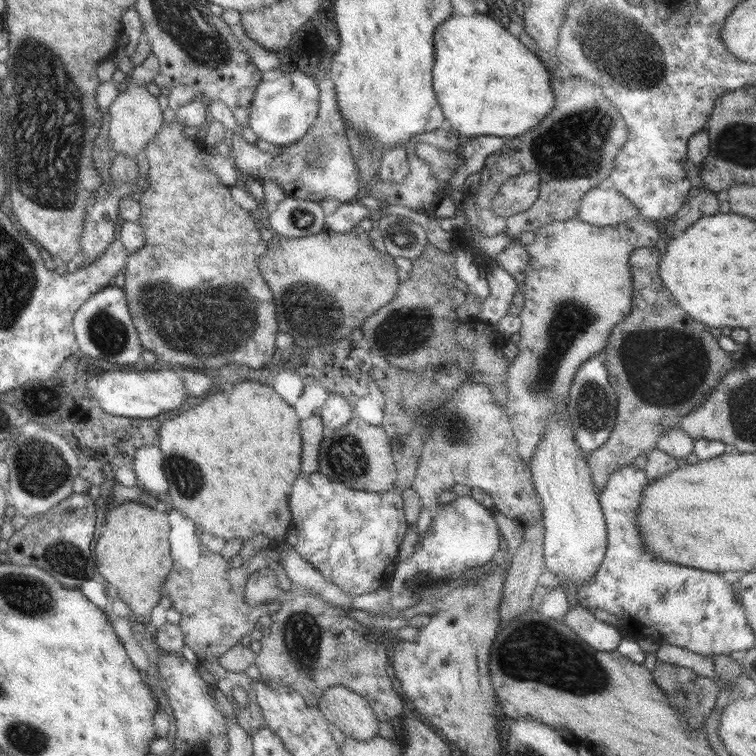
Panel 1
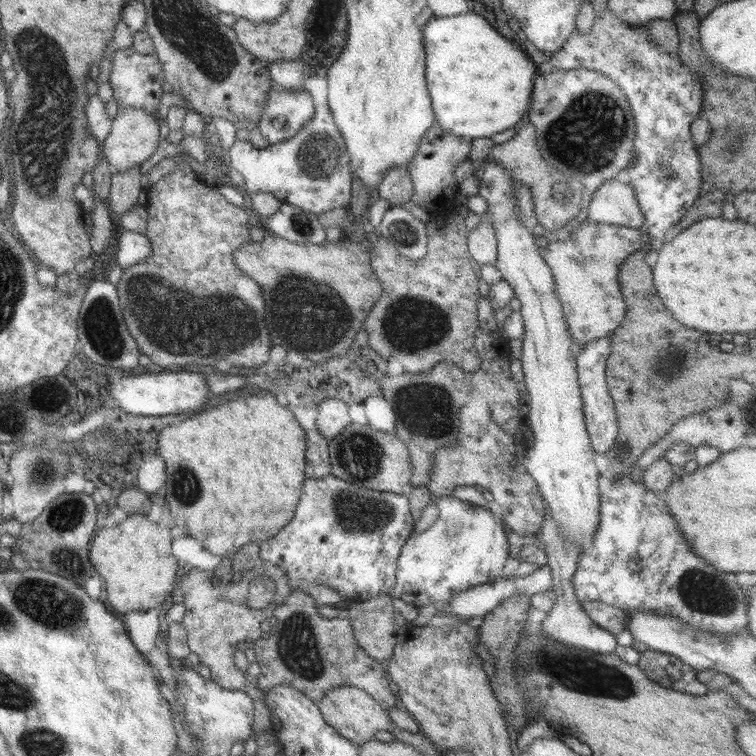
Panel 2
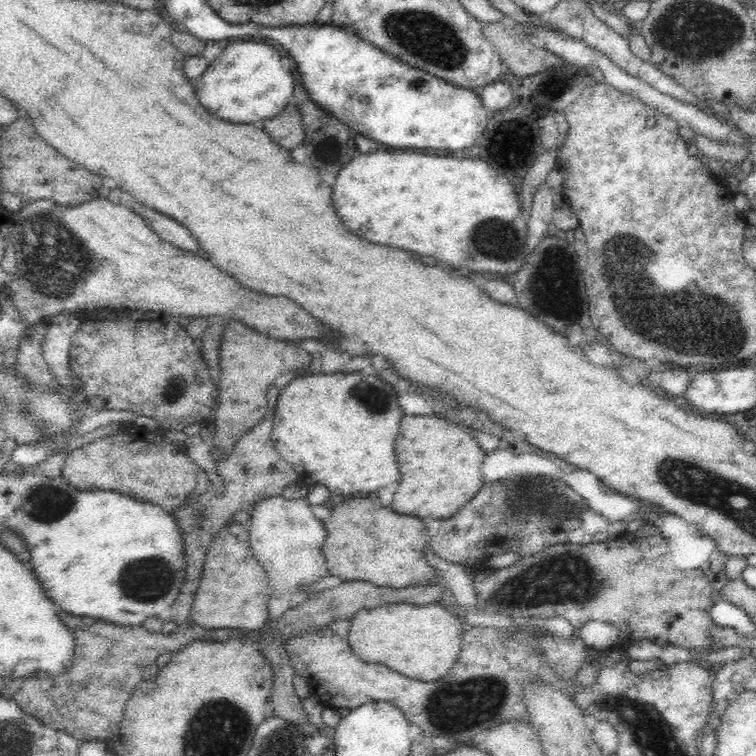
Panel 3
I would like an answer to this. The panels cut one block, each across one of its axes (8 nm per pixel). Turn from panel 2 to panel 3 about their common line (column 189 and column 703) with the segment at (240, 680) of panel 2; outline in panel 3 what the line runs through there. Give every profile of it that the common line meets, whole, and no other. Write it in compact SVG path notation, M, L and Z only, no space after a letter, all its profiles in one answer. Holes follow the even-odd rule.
M633 532L589 544L566 542L556 544L528 558L519 558L512 566L502 570L472 570L472 585L480 597L482 605L488 605L494 614L510 614L515 618L561 617L580 631L586 623L610 623L612 629L621 634L622 640L647 639L658 647L679 647L687 651L708 651L715 646L715 636L711 634L719 626L710 615L714 606L712 582L700 568L682 570L674 564L665 537L654 532L652 546L645 536Z

